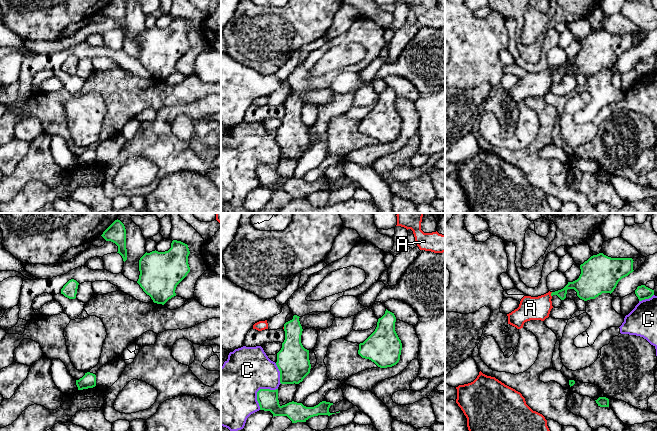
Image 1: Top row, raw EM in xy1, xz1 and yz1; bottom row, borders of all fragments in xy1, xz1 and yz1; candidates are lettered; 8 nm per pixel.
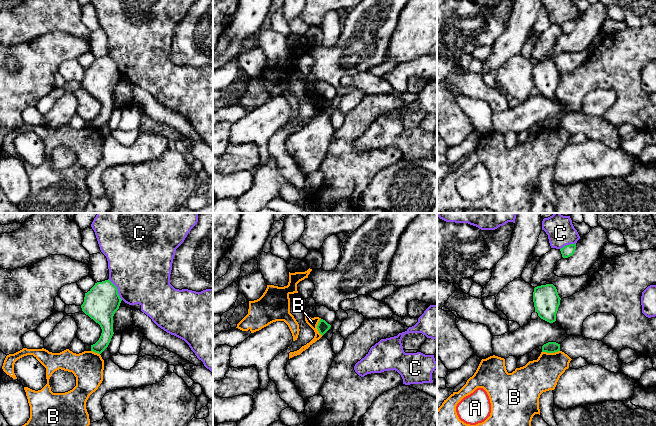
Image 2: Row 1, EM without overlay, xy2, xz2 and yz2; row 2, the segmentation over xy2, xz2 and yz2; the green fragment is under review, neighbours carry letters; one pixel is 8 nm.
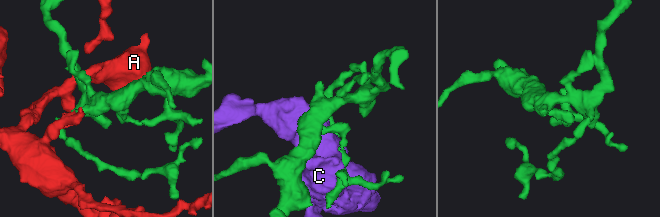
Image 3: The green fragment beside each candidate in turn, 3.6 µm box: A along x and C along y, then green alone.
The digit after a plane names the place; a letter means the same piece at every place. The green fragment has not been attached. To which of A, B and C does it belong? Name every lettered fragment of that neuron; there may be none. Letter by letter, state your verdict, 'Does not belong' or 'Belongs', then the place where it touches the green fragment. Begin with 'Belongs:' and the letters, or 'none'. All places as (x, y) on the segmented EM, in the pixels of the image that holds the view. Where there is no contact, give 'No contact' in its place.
Belongs: A
A: Belongs. Touches green at yz1 (551, 294)
B: Does not belong. Touches green at yz2 (550, 352)
C: Does not belong. Touches green at xz1 (258, 391)

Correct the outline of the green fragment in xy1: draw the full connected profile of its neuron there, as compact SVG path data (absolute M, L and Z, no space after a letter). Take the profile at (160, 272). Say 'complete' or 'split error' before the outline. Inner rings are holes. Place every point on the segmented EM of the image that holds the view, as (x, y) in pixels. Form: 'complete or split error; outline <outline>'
complete; outline M173 240L168 251L146 252L140 258L137 283L154 303L164 305L176 296L177 285L190 272L189 254L187 244Z

